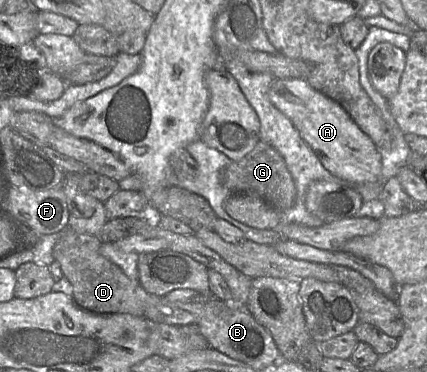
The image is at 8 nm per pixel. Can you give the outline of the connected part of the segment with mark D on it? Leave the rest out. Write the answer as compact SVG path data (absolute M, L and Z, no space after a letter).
M68 226L56 243L53 256L72 285L73 301L78 307L96 314L127 313L143 317L148 293L139 281L131 280L119 266L101 254L101 245L95 235L78 233Z

